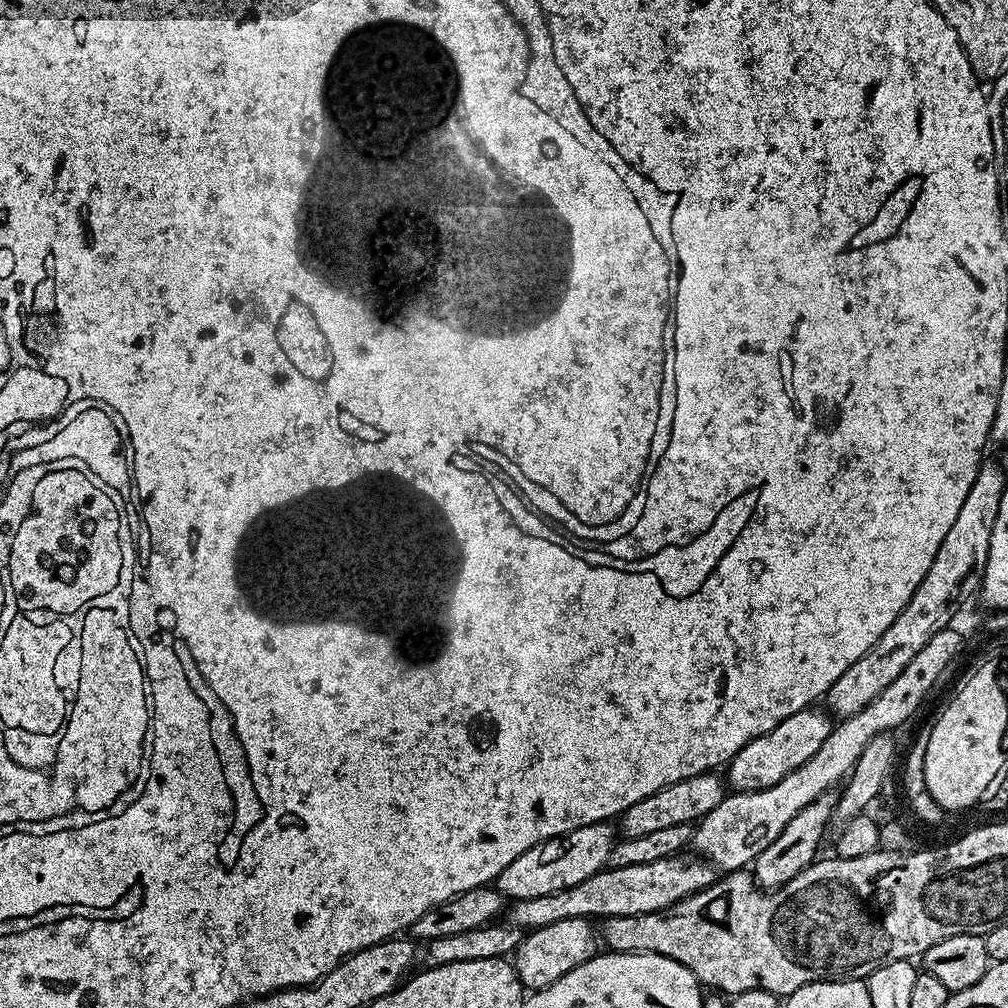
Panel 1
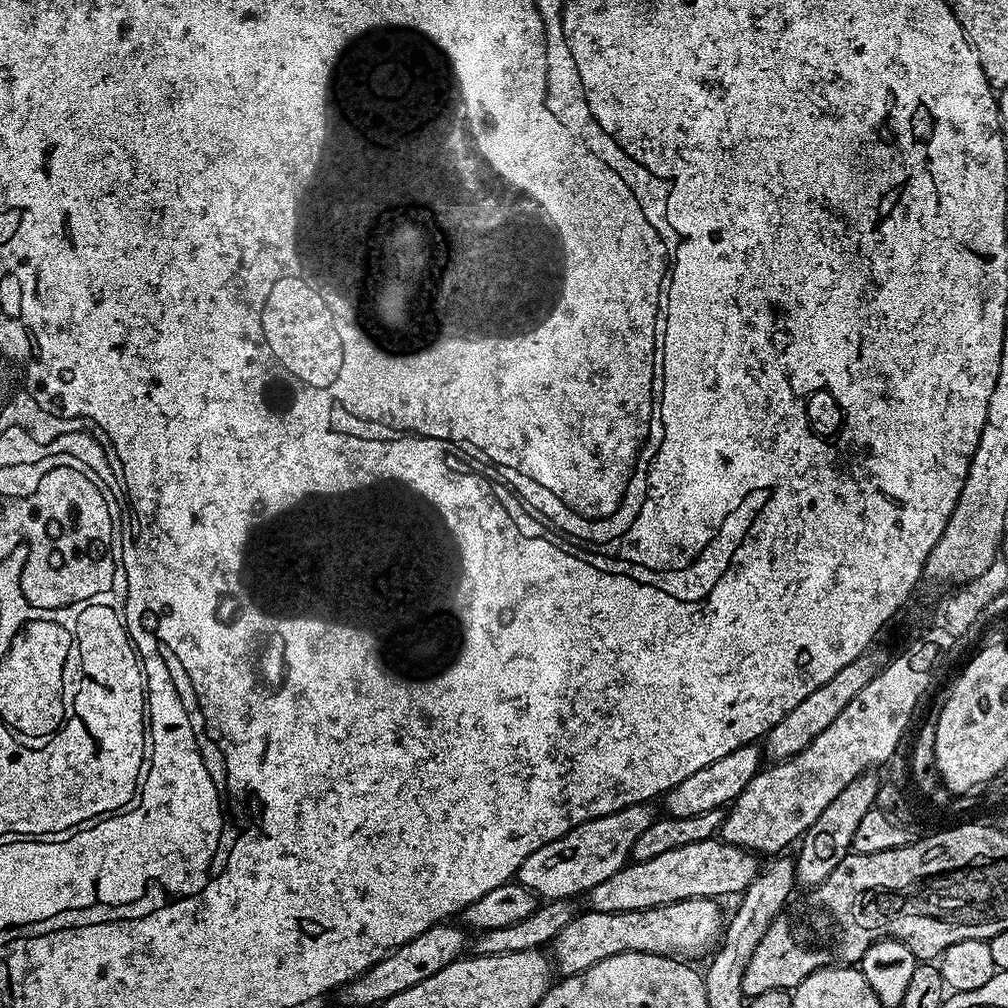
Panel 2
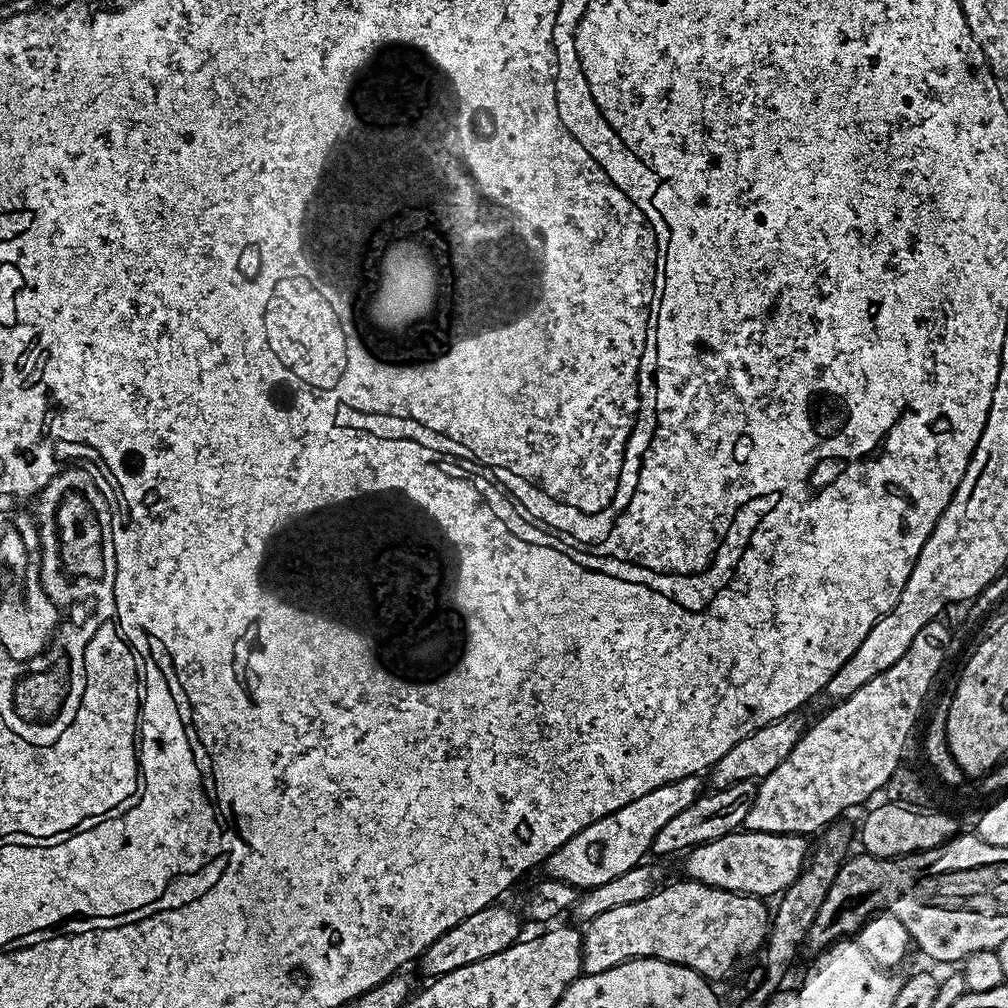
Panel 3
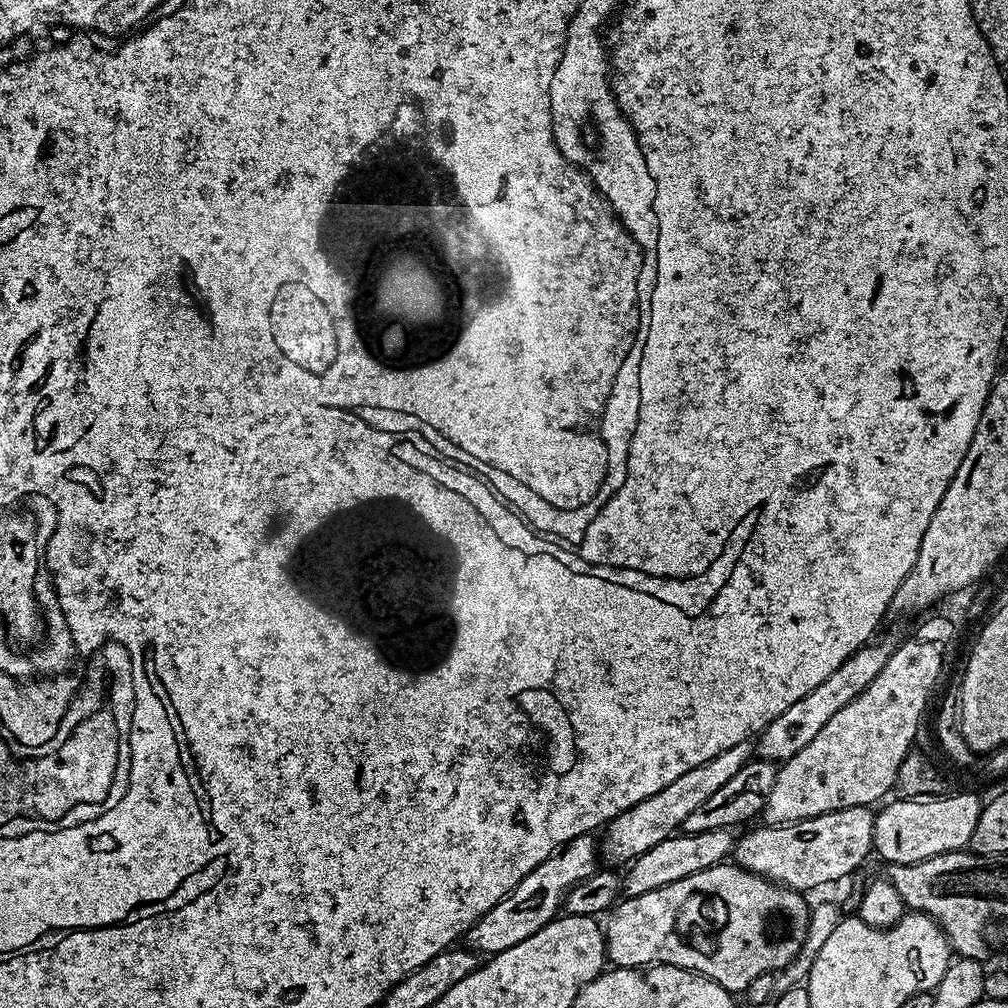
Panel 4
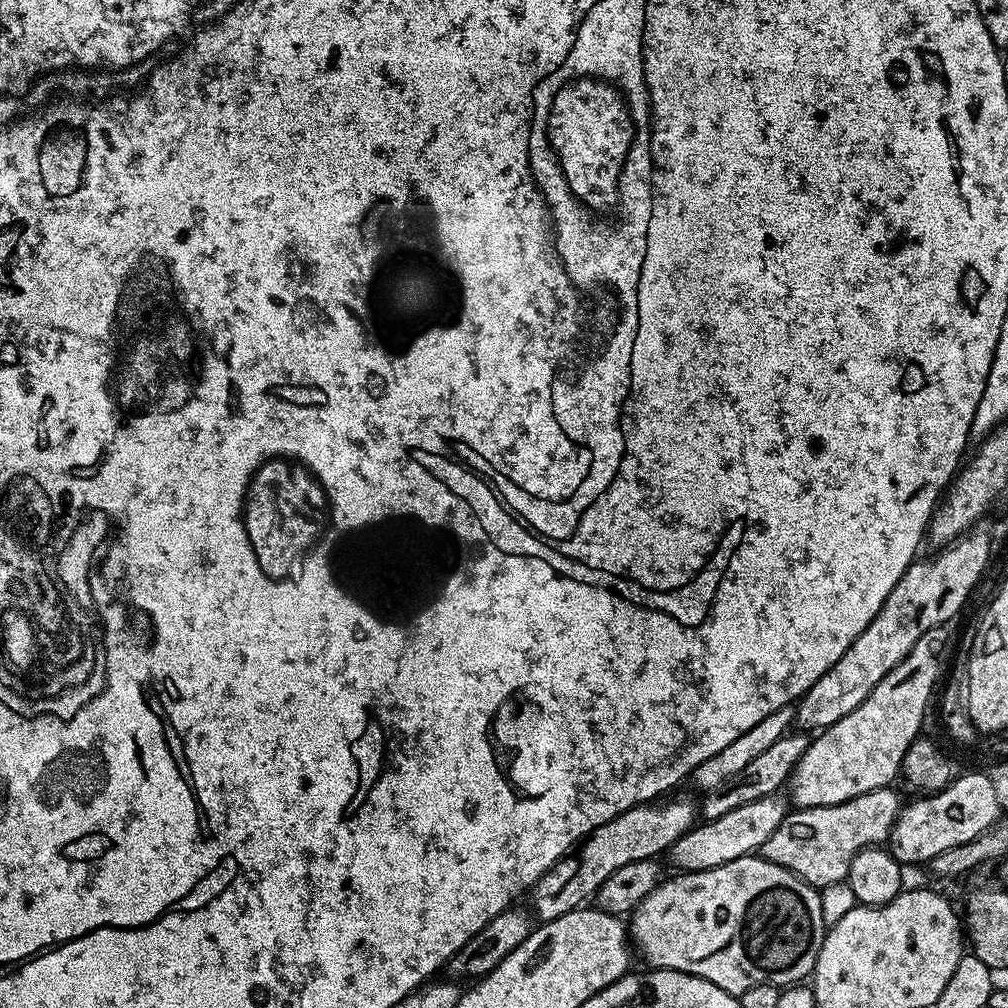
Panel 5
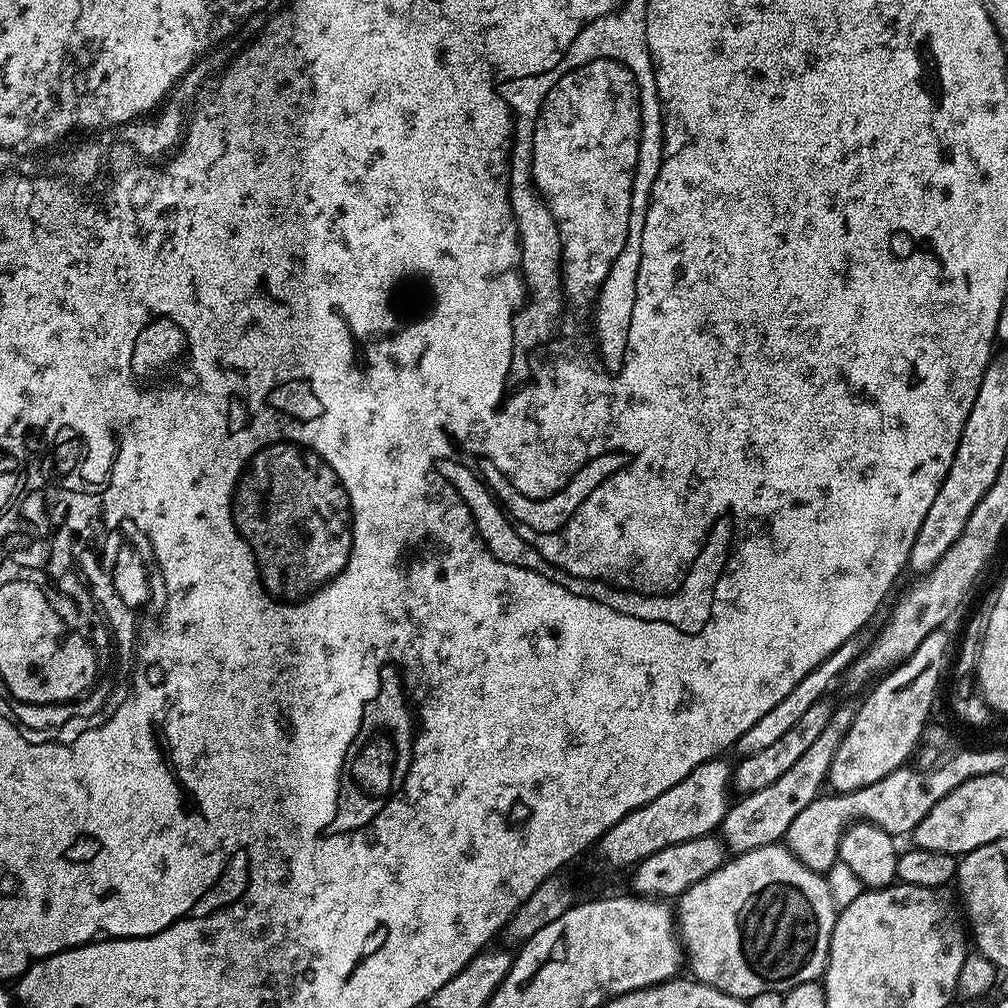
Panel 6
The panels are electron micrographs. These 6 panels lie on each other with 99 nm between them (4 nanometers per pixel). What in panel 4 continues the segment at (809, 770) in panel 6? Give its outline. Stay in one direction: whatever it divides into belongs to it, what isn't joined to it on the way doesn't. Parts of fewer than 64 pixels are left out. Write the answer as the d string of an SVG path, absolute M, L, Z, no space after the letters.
M731 828L706 830L702 834L684 832L667 836L662 842L658 842L658 846L650 846L646 854L627 865L622 876L623 895L630 897L650 894L650 890L670 886L670 882L682 882L682 878L690 878L690 874L698 874L716 864L725 863L731 857L733 847L734 832Z

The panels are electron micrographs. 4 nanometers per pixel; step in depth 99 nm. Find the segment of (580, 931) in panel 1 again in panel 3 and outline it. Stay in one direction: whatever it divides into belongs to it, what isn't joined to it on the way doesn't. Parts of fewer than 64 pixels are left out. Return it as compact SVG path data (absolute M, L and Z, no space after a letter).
M680 878L677 884L671 882L665 883L652 896L642 898L642 902L630 902L630 906L618 906L615 910L606 910L606 914L598 914L598 918L594 918L582 932L582 943L580 946L580 955L582 957L582 972L583 975L593 976L594 974L602 974L602 970L610 970L614 966L624 964L627 960L665 960L671 964L685 964L687 968L693 968L699 972L701 976L709 981L717 982L723 976L728 976L732 972L732 967L739 962L743 956L750 957L759 952L764 947L765 941L768 938L770 925L770 908L767 908L765 901L758 896L746 896L743 892L731 892L730 890L718 890L714 886L706 886L697 880L689 880Z

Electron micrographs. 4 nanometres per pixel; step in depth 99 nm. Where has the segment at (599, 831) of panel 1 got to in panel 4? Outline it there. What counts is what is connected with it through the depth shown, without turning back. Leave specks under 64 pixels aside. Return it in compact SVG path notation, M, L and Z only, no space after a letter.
M749 741L738 742L738 746L730 746L730 750L722 750L722 754L710 758L710 762L702 762L702 766L694 766L694 770L686 770L686 774L670 782L666 790L658 790L658 794L650 794L650 798L638 802L638 806L630 806L630 810L618 814L607 824L606 831L603 833L604 840L602 836L599 841L599 859L603 863L605 860L608 863L605 865L608 866L620 866L616 864L627 866L642 854L646 854L650 846L658 846L658 842L683 829L686 817L698 806L702 806L702 802L710 798L710 794L715 794L722 785L730 782L730 778L734 778L734 774L742 770L742 766L748 763L753 754L754 748Z

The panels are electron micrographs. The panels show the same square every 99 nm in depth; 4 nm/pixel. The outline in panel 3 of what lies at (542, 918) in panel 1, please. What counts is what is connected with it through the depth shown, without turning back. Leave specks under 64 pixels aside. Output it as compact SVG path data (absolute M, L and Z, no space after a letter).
M737 830L722 834L722 838L714 842L706 842L691 849L683 857L683 875L689 880L697 880L718 890L743 892L746 896L776 898L795 882L809 859L810 840L807 836L799 836L793 832L770 834Z

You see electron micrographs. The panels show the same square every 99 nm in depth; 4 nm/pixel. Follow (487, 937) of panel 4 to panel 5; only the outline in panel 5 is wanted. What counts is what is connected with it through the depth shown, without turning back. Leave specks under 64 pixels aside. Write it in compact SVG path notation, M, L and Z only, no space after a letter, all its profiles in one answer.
M667 800L639 804L636 808L626 810L621 816L595 828L575 851L550 866L550 870L546 870L546 874L542 874L542 878L530 890L530 908L535 919L543 922L562 918L562 914L587 905L602 882L614 874L614 870L627 866L629 862L659 857L659 852L667 853L672 844L689 832L698 820L697 805L695 808L688 800Z

